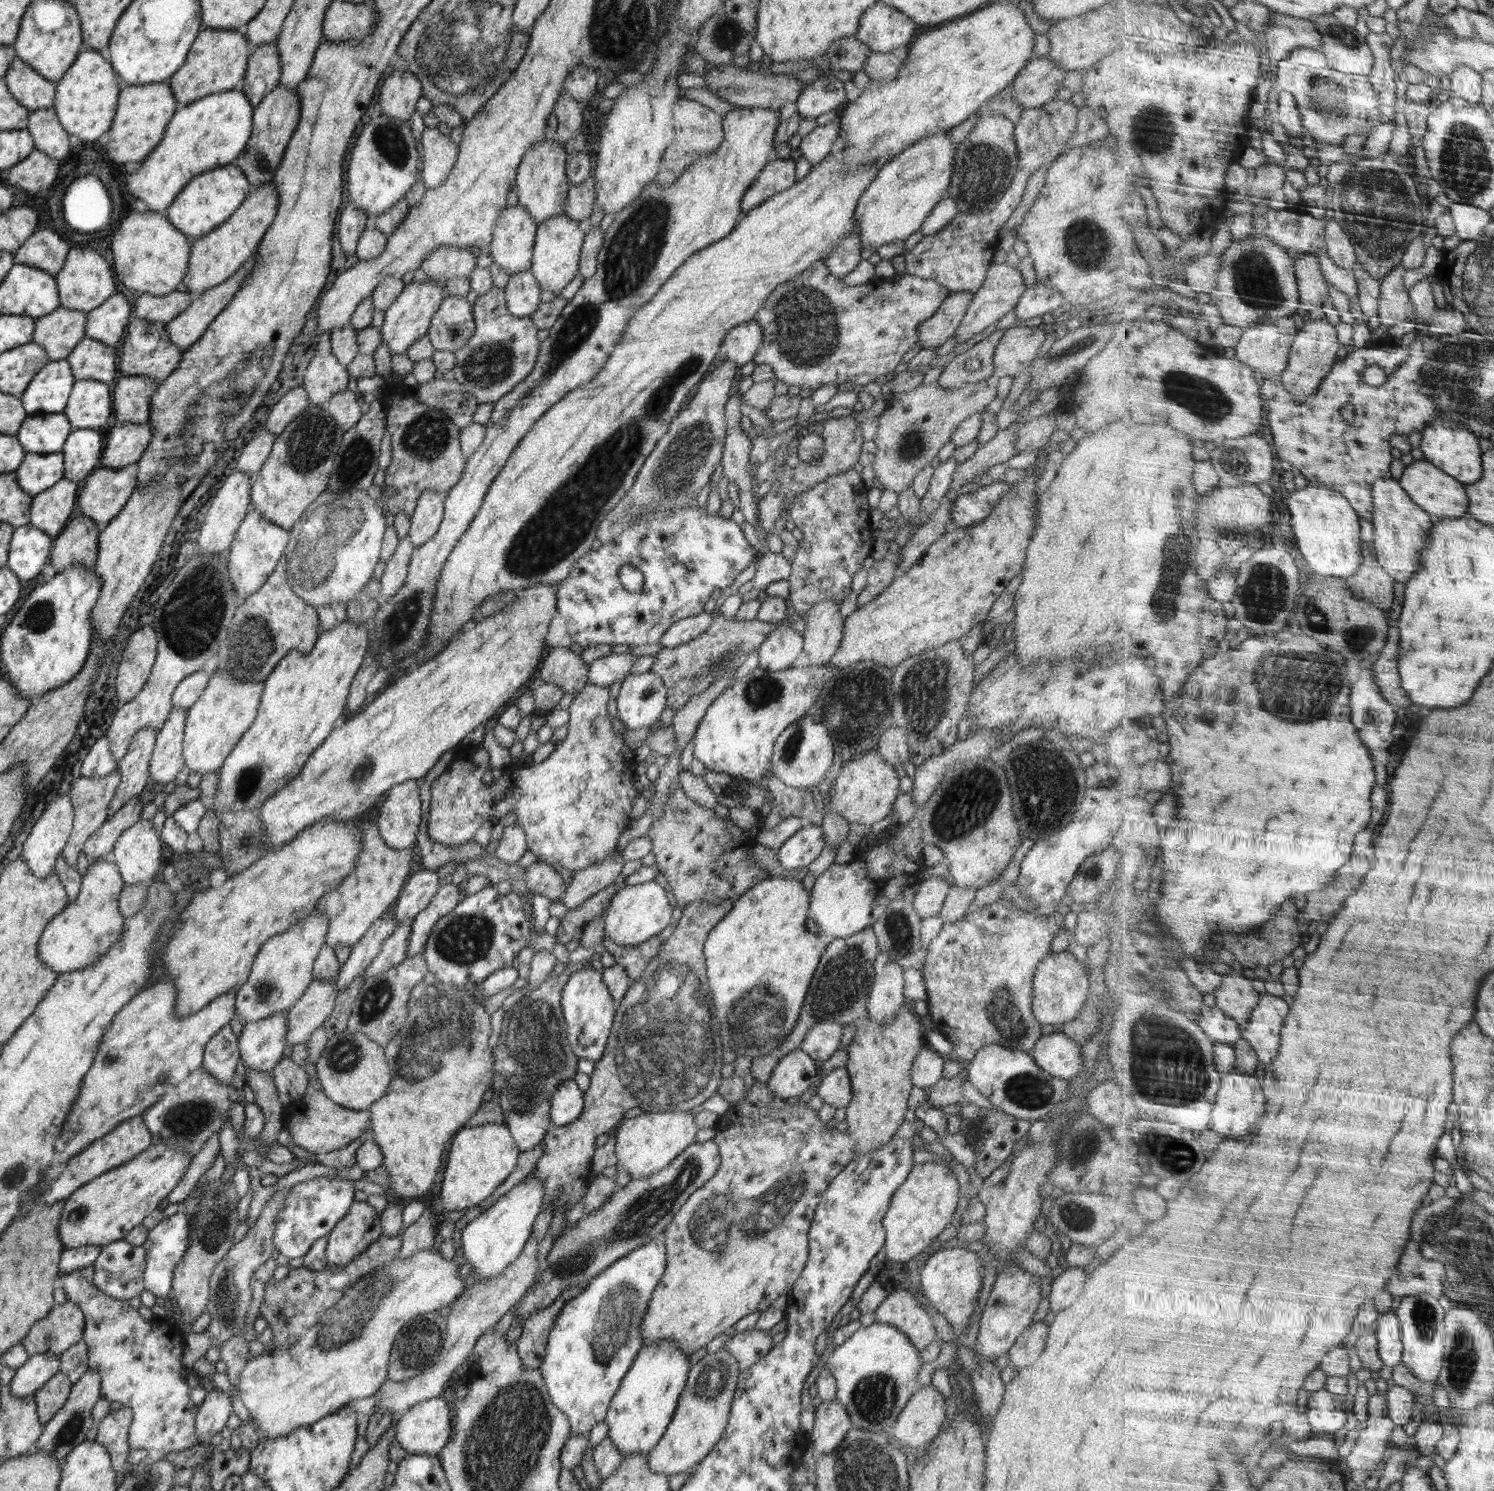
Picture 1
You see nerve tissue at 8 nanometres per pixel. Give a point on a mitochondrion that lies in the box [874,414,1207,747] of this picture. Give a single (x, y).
(923, 691)

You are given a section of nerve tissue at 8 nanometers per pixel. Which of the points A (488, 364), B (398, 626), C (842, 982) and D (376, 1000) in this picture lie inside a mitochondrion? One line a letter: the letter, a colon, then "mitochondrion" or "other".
A: mitochondrion
B: mitochondrion
C: mitochondrion
D: mitochondrion

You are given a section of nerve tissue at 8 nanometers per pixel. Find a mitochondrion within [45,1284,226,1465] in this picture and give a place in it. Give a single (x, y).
(72, 1427)

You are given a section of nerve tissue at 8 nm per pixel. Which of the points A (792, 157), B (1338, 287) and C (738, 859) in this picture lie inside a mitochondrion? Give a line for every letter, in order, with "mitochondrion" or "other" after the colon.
A: other
B: other
C: other

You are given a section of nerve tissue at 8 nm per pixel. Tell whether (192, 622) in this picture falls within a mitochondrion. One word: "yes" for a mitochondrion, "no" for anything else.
yes

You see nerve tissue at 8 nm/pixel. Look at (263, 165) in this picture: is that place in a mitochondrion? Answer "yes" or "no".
no

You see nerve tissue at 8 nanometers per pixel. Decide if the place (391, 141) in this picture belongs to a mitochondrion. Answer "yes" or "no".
yes

